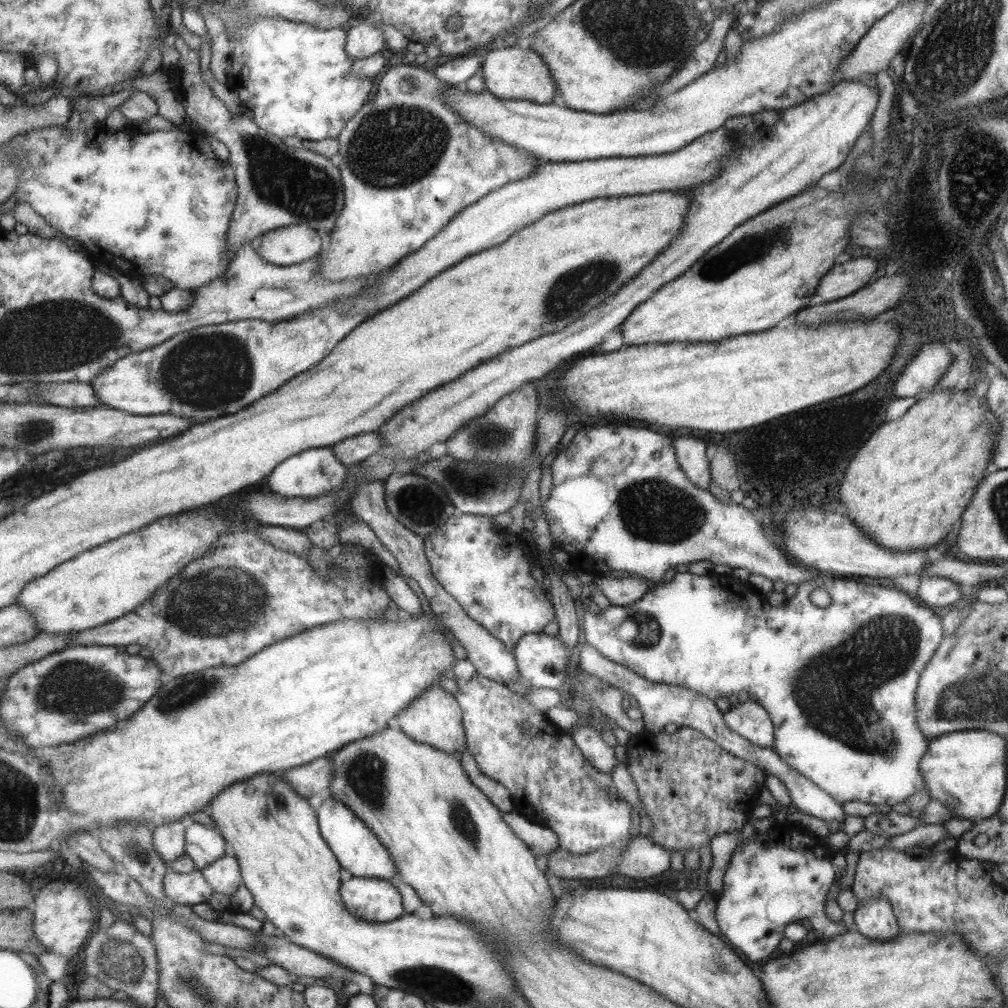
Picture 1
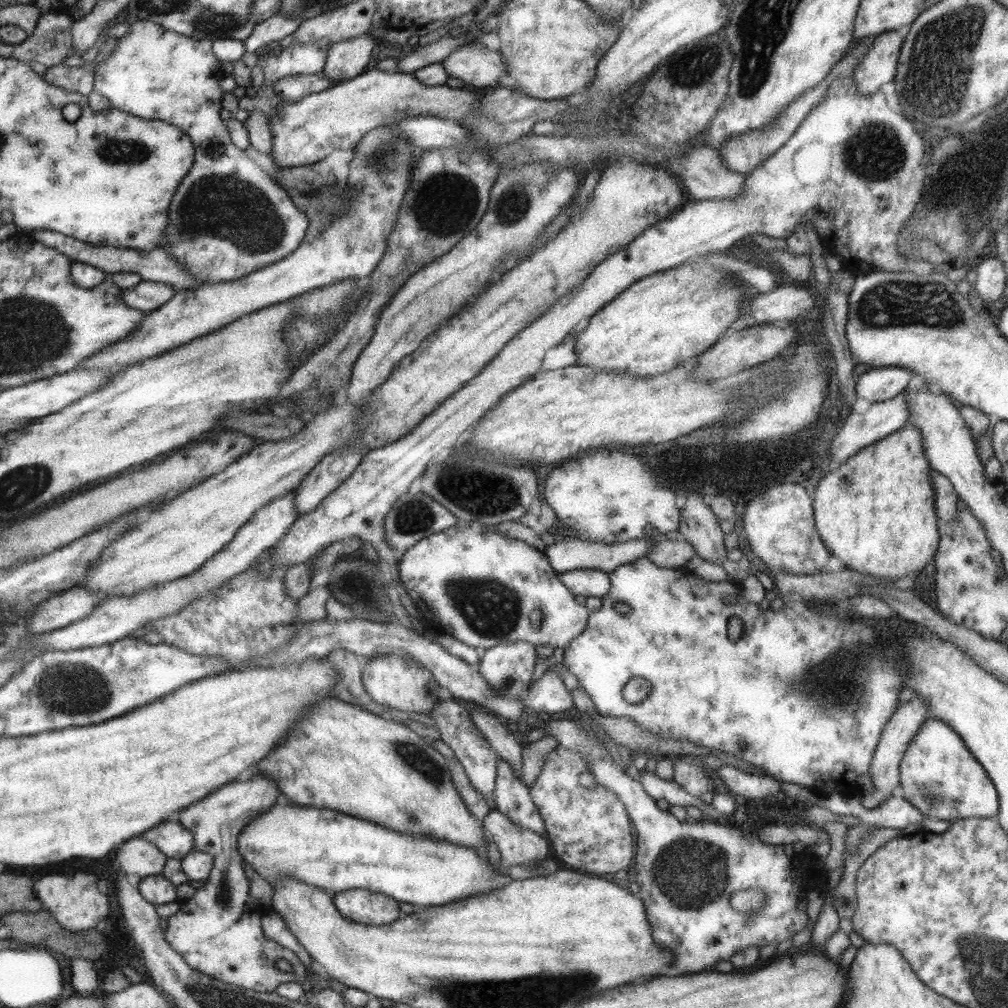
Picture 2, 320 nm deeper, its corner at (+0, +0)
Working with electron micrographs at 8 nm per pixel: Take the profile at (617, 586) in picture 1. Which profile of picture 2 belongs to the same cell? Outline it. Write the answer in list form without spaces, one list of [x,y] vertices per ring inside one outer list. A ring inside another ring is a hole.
[[[575,569],[558,573],[558,579],[573,594],[581,594],[586,598],[603,598],[608,592],[610,582],[608,573],[597,569]]]

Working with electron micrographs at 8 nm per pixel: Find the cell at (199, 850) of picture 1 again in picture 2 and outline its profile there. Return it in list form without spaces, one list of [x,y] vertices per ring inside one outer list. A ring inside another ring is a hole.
[[[176,813],[163,822],[145,829],[138,838],[152,842],[165,856],[183,858],[192,848],[192,834],[182,826]]]

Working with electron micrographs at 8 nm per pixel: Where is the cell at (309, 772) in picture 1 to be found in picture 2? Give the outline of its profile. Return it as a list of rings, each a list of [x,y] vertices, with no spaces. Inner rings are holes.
[[[254,774],[245,776],[239,780],[226,782],[223,786],[212,790],[202,799],[192,802],[184,809],[176,812],[177,818],[191,834],[192,848],[208,854],[212,858],[212,867],[208,870],[205,882],[195,889],[190,898],[179,902],[178,911],[165,919],[163,922],[165,942],[181,955],[181,958],[197,972],[216,978],[221,982],[239,986],[245,990],[255,992],[273,993],[281,982],[298,982],[301,984],[306,979],[306,970],[299,962],[294,952],[283,948],[274,940],[268,939],[261,928],[263,914],[253,912],[255,899],[249,895],[249,880],[243,871],[242,856],[238,853],[236,842],[237,835],[242,826],[259,813],[273,806],[275,798],[280,794],[276,784],[265,776]],[[277,960],[287,960],[292,972],[284,972],[277,969]]]

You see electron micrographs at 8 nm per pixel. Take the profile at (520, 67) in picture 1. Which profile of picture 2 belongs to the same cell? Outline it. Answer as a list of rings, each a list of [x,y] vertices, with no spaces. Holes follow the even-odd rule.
[[[468,41],[440,60],[445,74],[459,78],[466,86],[492,89],[505,83],[505,65],[498,50],[488,50],[481,42]]]

